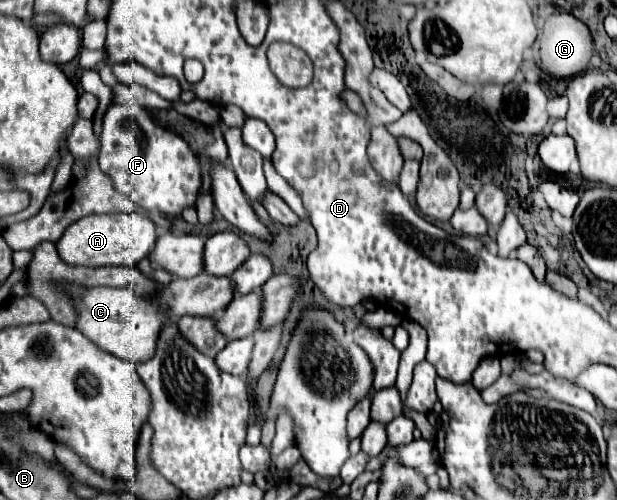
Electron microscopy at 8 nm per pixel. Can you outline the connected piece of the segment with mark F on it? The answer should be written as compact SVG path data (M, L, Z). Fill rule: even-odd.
M113 104L103 118L99 142L101 170L111 176L117 192L129 196L143 210L159 210L179 216L185 206L195 204L201 186L201 172L197 170L199 162L195 154L181 136L155 126L143 106Z

